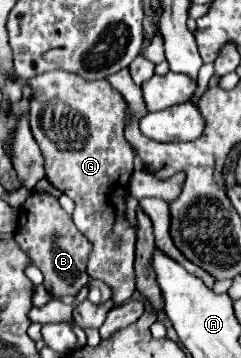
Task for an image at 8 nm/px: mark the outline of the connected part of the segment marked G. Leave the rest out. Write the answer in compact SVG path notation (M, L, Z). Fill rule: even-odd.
M64 71L36 75L28 85L32 89L28 117L32 117L32 135L46 159L46 179L76 203L74 223L92 243L90 279L102 279L112 289L114 305L122 305L136 291L136 231L128 229L122 203L134 171L134 151L124 139L126 101L108 81L84 81ZM54 103L64 103L70 109L54 109Z

